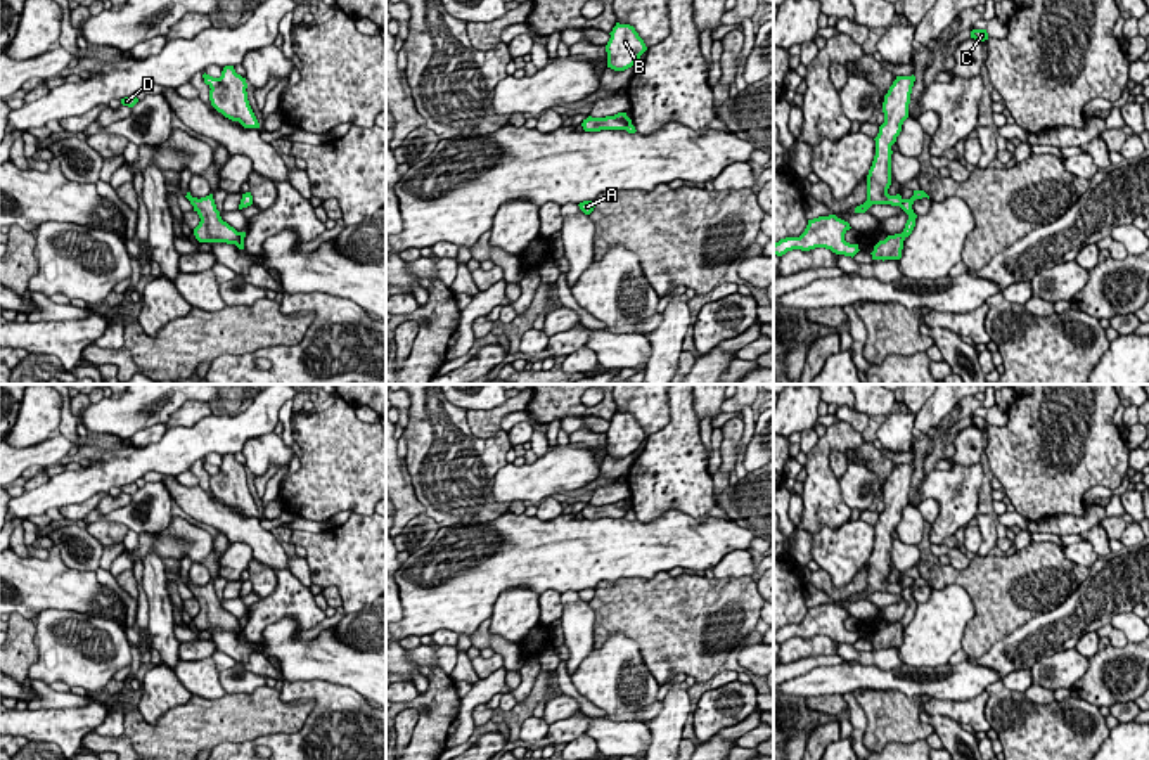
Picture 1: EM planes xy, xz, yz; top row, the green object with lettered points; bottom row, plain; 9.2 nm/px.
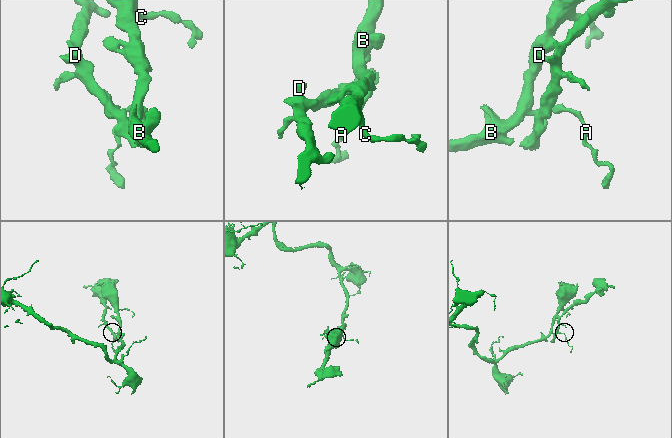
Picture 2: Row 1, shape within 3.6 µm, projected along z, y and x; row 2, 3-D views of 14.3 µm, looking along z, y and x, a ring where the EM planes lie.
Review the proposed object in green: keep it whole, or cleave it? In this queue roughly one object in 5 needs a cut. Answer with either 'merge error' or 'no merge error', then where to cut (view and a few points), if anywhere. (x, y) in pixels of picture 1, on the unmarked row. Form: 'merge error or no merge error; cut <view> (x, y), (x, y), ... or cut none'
merge error; cut xz (630, 511), (623, 516)

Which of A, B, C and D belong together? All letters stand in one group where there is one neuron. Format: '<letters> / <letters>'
A B C / D

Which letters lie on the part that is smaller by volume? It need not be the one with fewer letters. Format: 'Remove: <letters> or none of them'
Remove: D

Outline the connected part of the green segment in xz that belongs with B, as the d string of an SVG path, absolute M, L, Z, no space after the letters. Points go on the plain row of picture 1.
M616 410L609 422L611 426L606 433L607 455L614 459L625 459L632 455L647 438L644 428L630 412Z

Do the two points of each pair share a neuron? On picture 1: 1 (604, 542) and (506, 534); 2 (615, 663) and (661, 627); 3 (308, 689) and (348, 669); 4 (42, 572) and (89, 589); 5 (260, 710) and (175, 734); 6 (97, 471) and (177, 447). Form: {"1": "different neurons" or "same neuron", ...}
{"1": "same neuron", "2": "different neurons", "3": "different neurons", "4": "same neuron", "5": "same neuron", "6": "same neuron"}

